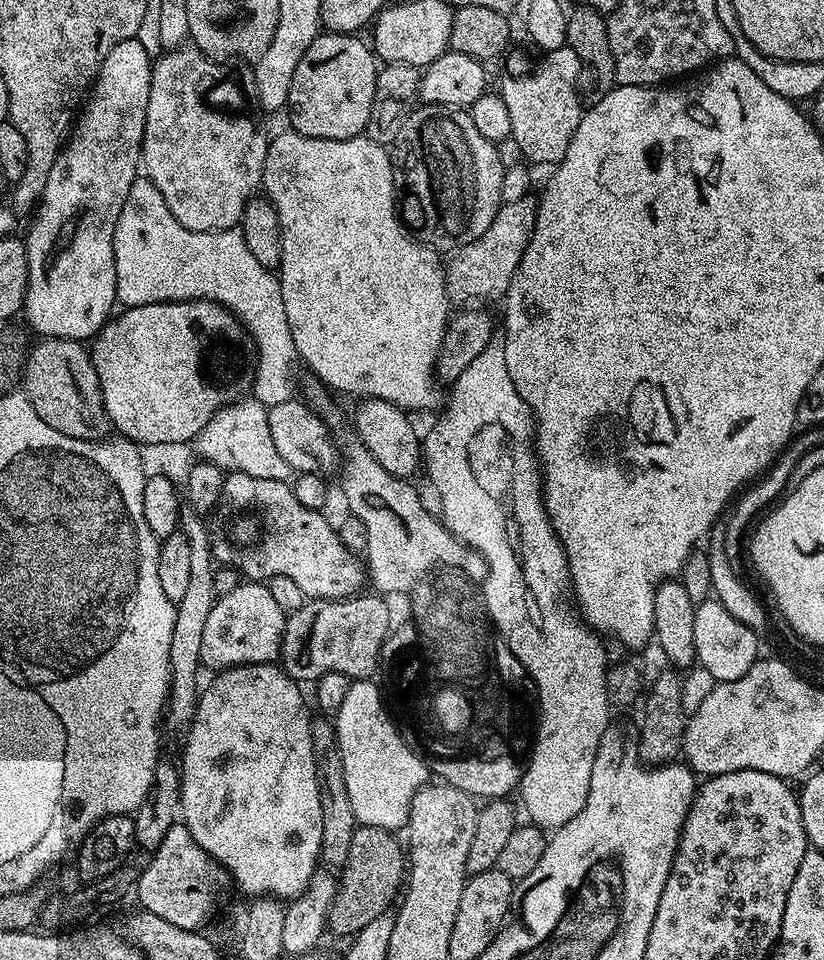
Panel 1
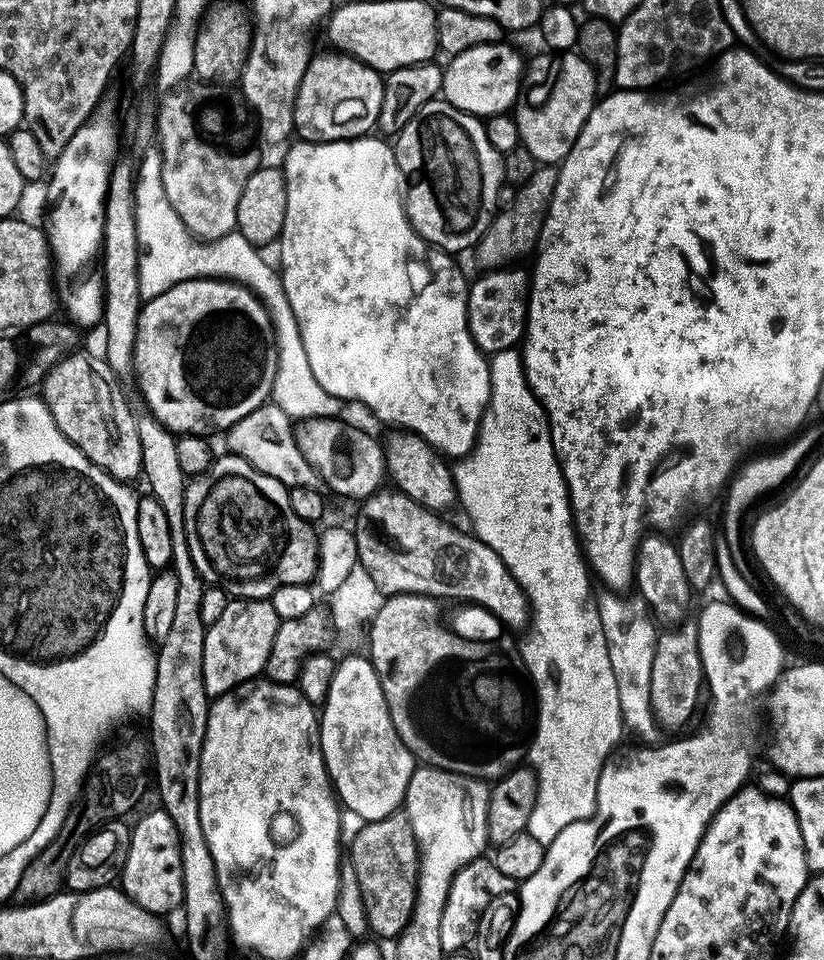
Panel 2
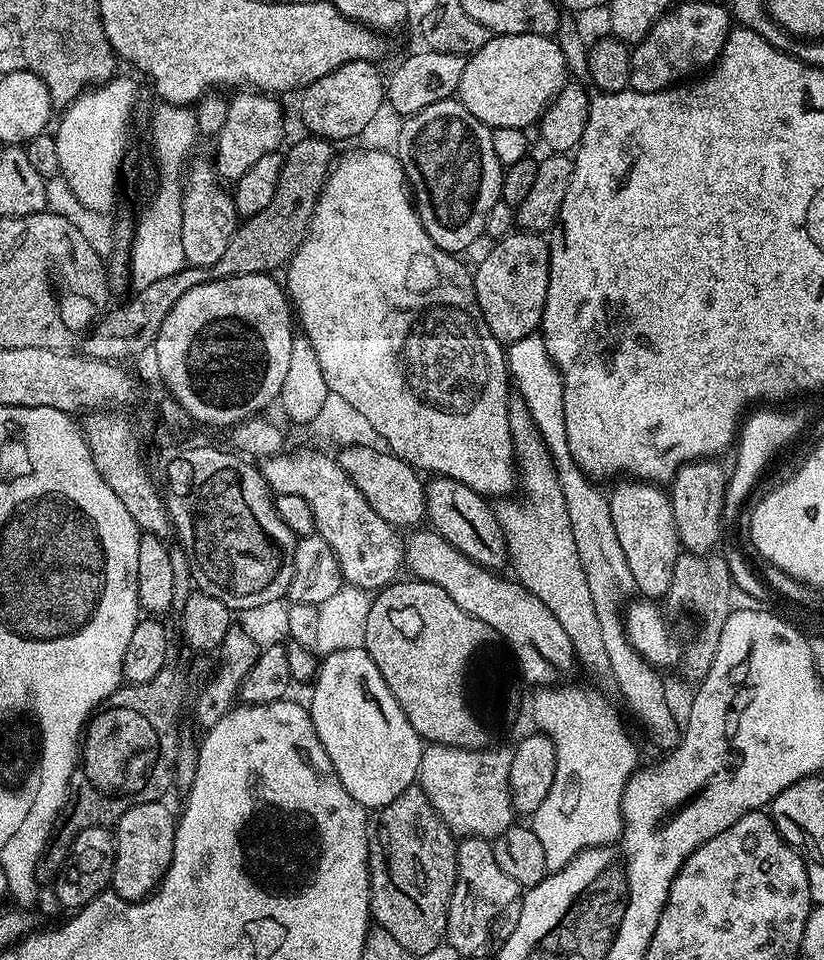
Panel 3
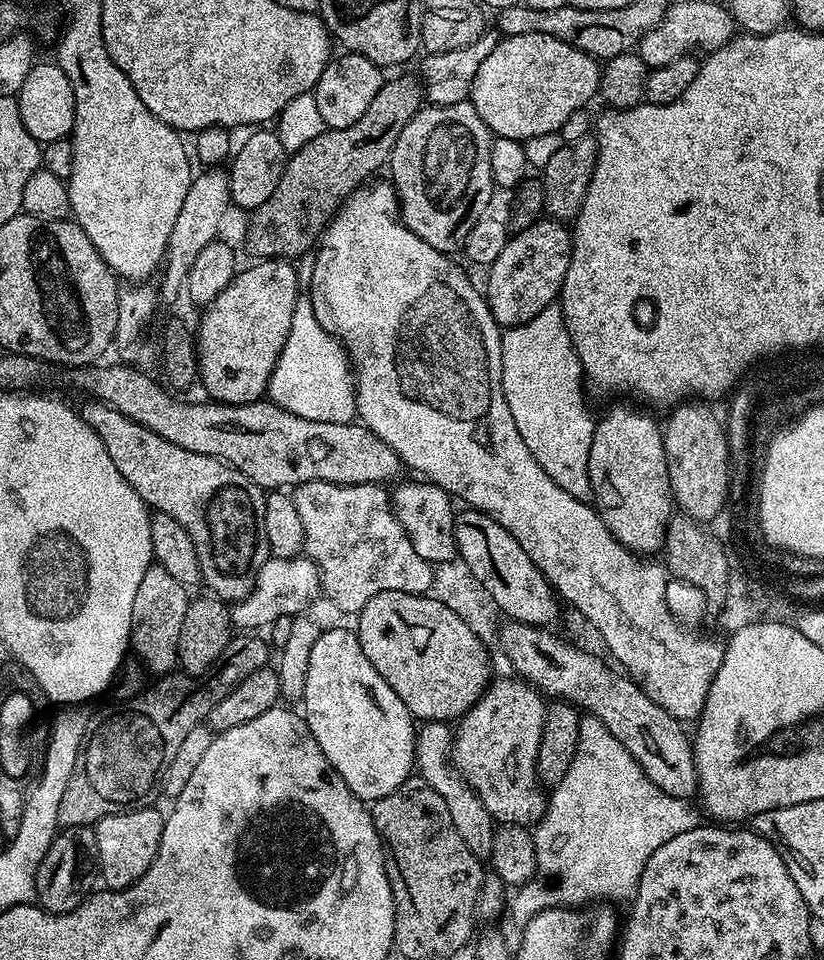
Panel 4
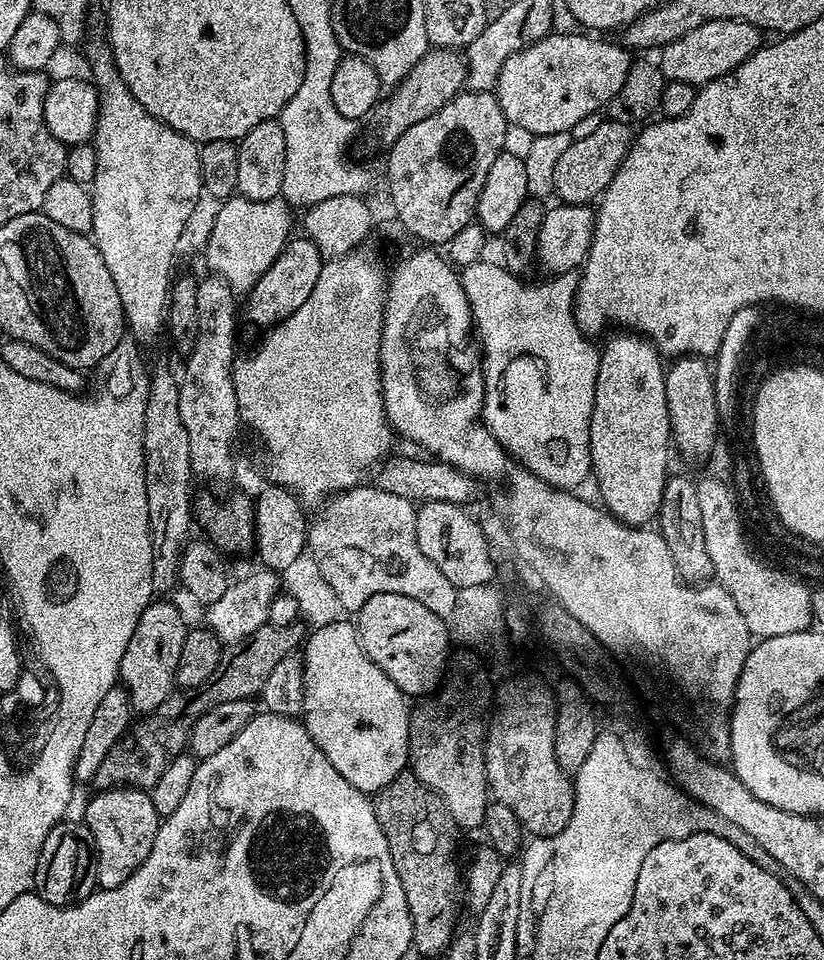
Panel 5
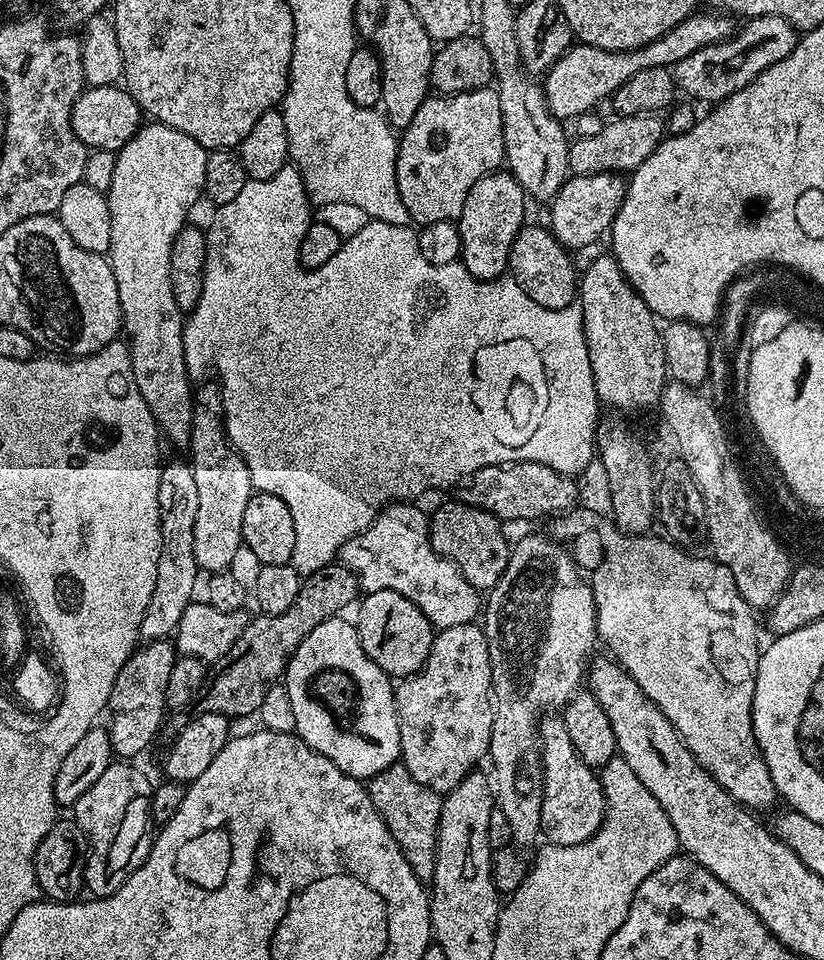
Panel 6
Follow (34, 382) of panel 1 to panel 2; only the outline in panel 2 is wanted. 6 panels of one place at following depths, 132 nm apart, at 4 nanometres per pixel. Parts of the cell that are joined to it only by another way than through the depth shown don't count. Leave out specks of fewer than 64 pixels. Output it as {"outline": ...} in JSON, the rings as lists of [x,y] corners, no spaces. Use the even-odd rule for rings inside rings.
{"outline":[[[83,350],[70,352],[44,376],[42,399],[58,430],[62,430],[94,466],[106,470],[116,480],[139,481],[144,466],[142,442],[138,438],[140,425],[116,385],[116,376],[103,355],[91,356]]]}

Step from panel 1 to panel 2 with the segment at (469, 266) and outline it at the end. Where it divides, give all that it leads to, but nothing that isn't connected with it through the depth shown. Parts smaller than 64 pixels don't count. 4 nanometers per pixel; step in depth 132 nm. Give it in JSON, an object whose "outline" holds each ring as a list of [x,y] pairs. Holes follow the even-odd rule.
{"outline":[[[552,166],[537,167],[536,173],[528,179],[527,184],[517,191],[511,205],[501,208],[492,217],[490,226],[484,231],[480,243],[475,245],[476,260],[481,264],[481,269],[495,270],[508,265],[519,256],[524,256],[533,251],[536,243],[540,241],[540,227],[544,224],[544,217],[552,201],[554,186],[556,185],[557,169]]]}

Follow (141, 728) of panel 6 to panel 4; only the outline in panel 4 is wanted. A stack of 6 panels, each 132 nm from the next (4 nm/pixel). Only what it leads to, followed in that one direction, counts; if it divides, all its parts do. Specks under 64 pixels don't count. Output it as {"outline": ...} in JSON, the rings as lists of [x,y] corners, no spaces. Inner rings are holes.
{"outline":[[[153,563],[152,567],[146,570],[146,574],[142,574],[138,594],[134,594],[130,648],[133,653],[136,651],[135,659],[147,671],[149,668],[150,671],[156,672],[155,674],[168,674],[177,667],[179,630],[182,629],[190,601],[188,592],[189,589],[185,585],[179,584],[167,570],[162,570],[158,563]]]}

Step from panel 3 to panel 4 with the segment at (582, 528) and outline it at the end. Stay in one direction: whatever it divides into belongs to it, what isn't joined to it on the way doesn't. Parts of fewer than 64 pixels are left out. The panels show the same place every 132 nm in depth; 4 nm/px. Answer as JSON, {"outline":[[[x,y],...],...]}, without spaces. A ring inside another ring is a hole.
{"outline":[[[559,303],[546,306],[546,310],[542,310],[542,314],[538,314],[534,318],[530,318],[530,322],[507,329],[501,335],[500,341],[502,342],[502,390],[504,391],[504,401],[506,402],[506,406],[510,406],[510,414],[514,418],[514,426],[518,426],[518,434],[522,434],[522,442],[526,442],[526,446],[530,449],[530,454],[534,454],[538,466],[542,466],[542,470],[545,470],[546,474],[549,474],[550,478],[554,479],[556,485],[562,487],[562,490],[566,490],[572,497],[578,497],[583,500],[587,499],[591,495],[588,470],[590,442],[594,438],[596,420],[594,416],[588,413],[588,404],[584,401],[584,392],[586,393],[584,367],[580,365],[580,359],[574,350],[574,342],[566,330],[566,322],[564,321],[564,315],[562,314]]]}

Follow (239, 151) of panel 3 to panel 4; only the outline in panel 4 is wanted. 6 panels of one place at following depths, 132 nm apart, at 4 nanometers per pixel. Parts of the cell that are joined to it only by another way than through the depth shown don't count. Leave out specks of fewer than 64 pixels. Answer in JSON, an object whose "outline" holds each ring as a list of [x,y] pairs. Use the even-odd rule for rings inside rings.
{"outline":[[[212,166],[204,173],[193,179],[190,190],[186,190],[186,202],[182,202],[182,210],[178,210],[178,218],[174,221],[174,230],[170,230],[168,250],[164,253],[162,273],[164,277],[158,280],[158,296],[161,301],[172,300],[181,295],[182,289],[187,285],[190,266],[217,239],[220,232],[220,223],[224,220],[228,208],[232,204],[230,182],[227,171],[220,166]]]}

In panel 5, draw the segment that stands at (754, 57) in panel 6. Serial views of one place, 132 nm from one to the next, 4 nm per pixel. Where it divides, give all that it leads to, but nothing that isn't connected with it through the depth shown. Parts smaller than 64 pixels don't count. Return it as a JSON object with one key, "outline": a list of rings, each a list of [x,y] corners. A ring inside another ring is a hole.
{"outline":[[[711,20],[659,49],[658,65],[665,81],[697,86],[708,84],[746,62],[746,58],[750,58],[750,54],[754,54],[762,46],[760,36],[761,29],[744,20]]]}

